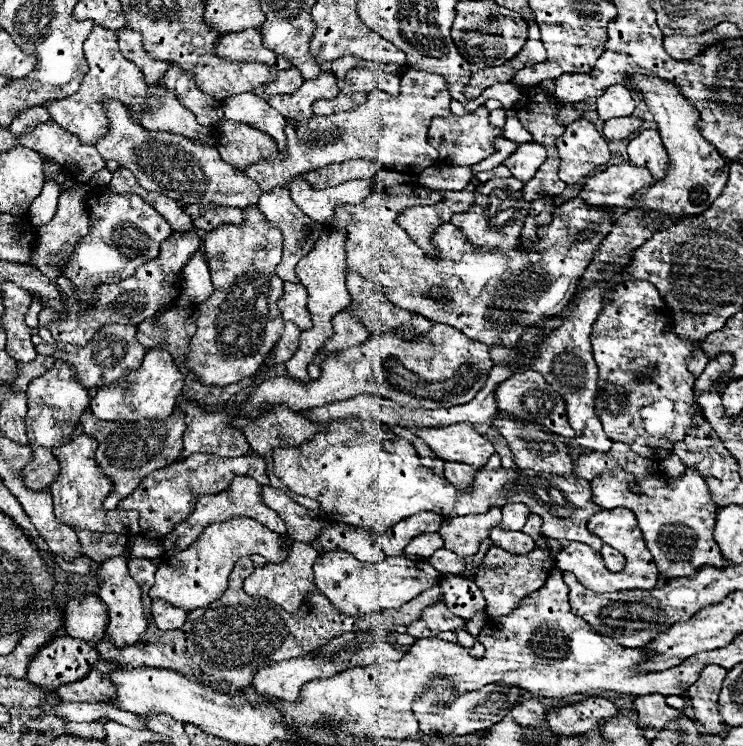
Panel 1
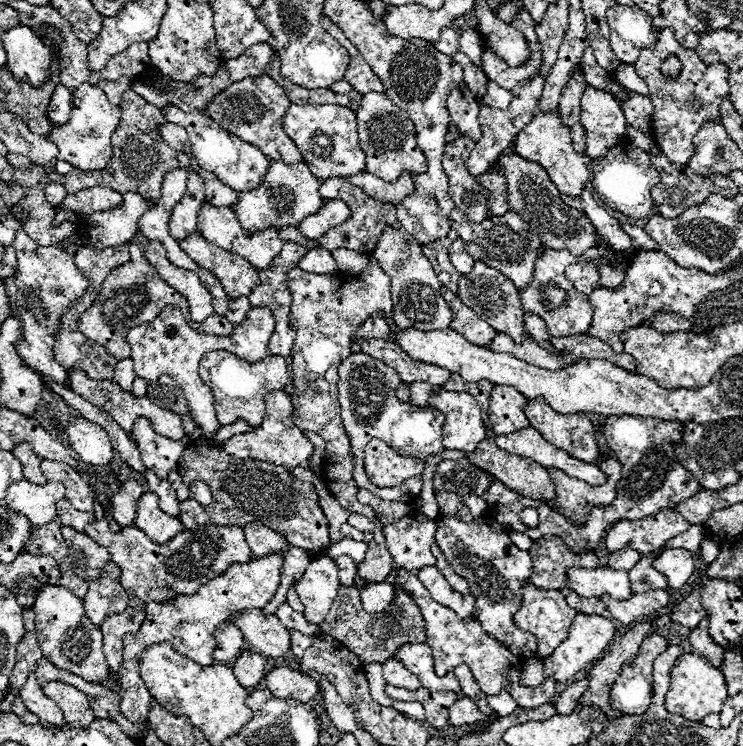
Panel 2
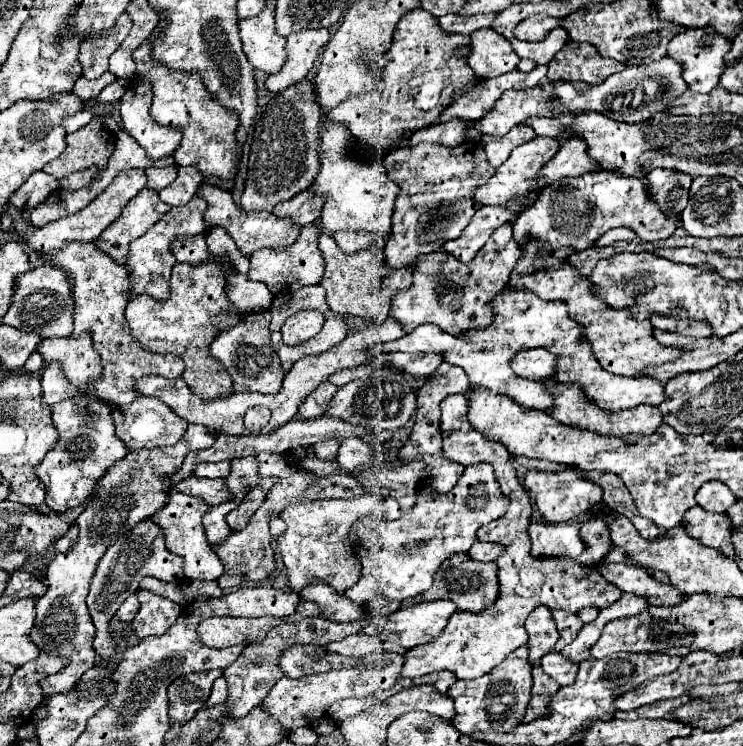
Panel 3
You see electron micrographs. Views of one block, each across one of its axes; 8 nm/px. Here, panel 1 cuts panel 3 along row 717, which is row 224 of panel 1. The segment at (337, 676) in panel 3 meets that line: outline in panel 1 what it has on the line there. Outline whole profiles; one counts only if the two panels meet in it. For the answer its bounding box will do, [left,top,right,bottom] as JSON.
[258,186,326,282]

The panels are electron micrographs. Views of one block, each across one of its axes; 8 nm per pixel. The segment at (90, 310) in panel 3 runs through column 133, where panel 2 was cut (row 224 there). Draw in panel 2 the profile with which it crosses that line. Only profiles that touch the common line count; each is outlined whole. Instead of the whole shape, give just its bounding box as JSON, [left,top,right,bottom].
[278,178,400,254]

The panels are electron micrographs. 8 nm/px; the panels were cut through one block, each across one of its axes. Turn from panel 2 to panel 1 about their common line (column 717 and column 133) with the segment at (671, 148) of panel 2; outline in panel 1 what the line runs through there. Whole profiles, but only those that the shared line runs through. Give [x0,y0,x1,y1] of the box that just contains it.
[44,26,218,146]

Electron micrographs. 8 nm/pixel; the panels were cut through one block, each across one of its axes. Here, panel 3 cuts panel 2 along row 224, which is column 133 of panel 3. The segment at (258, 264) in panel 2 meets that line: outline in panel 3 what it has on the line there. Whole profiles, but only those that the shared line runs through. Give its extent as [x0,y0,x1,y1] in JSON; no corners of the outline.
[92,188,170,266]

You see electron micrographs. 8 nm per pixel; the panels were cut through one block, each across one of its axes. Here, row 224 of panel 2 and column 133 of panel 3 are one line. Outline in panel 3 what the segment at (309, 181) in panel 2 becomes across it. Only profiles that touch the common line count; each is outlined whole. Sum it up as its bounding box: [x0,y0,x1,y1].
[128,196,210,300]

